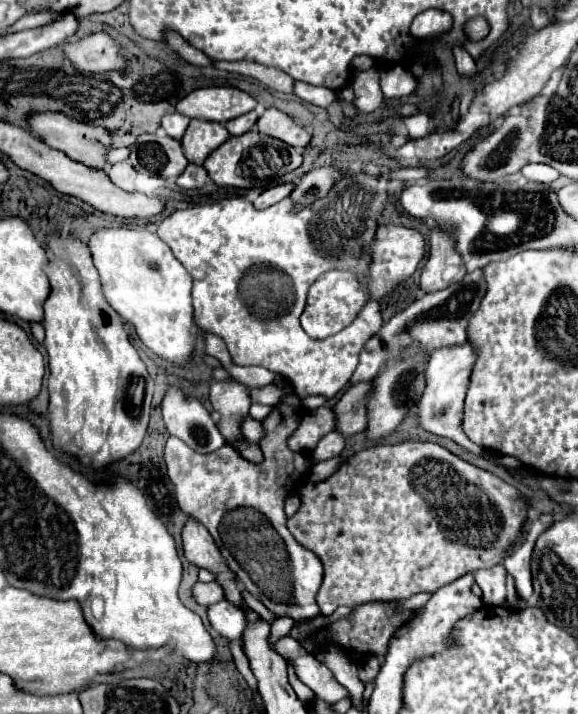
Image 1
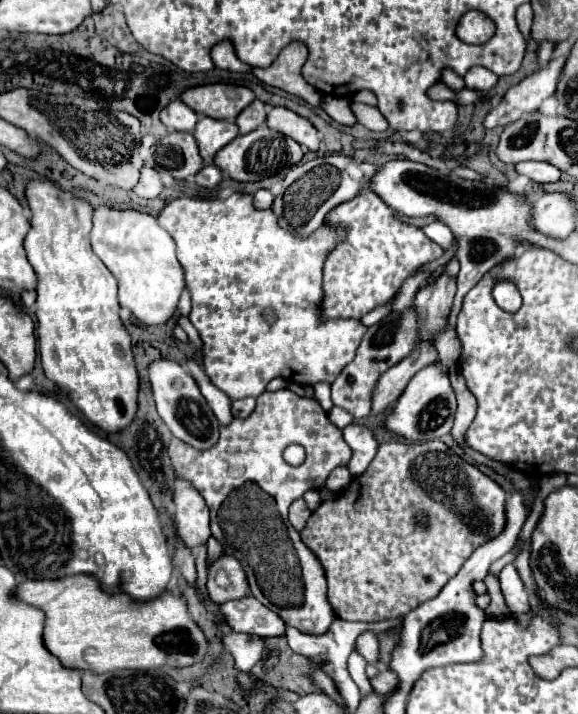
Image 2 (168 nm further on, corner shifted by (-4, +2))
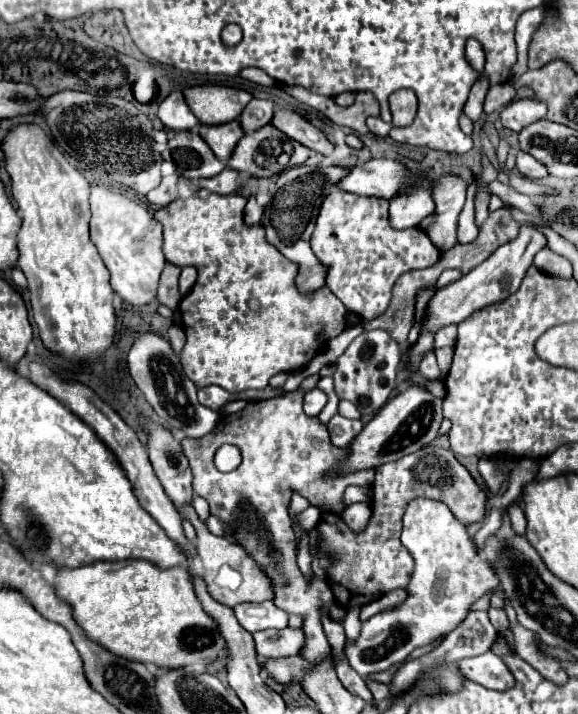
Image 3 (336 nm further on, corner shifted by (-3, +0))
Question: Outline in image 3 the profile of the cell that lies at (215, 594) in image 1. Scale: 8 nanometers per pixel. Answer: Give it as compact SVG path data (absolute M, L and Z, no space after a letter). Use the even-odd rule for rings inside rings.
M185 505L179 509L179 513L189 519L193 523L193 527L197 529L197 555L203 561L203 579L209 587L209 595L227 605L227 607L235 607L243 601L253 601L253 603L261 603L265 599L273 597L273 587L267 583L265 573L261 575L255 561L233 541L225 539L225 537L217 537L213 533L209 533L209 529L199 521L195 509L191 505Z

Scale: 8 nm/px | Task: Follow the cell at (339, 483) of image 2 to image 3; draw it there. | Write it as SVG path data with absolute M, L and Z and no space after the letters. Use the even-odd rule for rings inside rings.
M351 485L345 489L343 499L346 507L353 503L369 503L371 501L371 489Z

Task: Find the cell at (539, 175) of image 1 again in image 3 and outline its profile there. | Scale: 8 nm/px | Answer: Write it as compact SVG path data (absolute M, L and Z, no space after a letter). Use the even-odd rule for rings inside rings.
M523 151L517 153L517 169L527 179L545 179L549 175L545 165L541 165L539 161L535 161L531 155L527 155Z

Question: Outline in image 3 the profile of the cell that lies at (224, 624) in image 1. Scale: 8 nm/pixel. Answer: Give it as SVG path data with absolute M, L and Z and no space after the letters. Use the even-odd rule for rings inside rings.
M273 601L263 603L239 603L233 607L235 617L243 629L249 633L263 629L285 629L289 615L273 605Z

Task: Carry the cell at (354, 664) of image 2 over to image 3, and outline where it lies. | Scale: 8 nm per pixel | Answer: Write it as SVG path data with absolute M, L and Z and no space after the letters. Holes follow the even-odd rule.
M353 607L347 611L347 617L343 621L343 629L345 629L345 635L347 635L347 641L355 641L359 637L359 629L361 629L361 623L359 623L359 607Z

